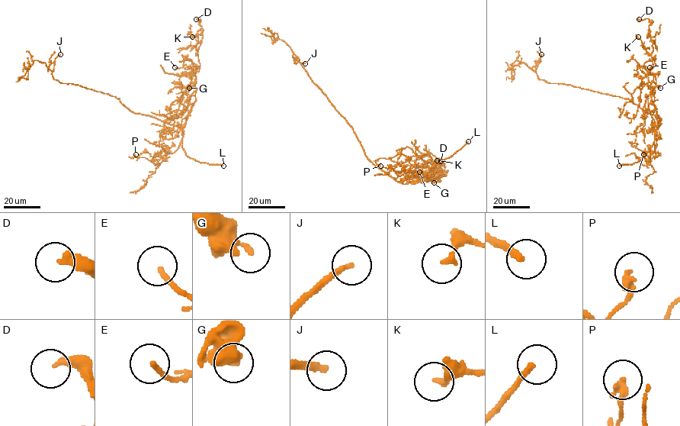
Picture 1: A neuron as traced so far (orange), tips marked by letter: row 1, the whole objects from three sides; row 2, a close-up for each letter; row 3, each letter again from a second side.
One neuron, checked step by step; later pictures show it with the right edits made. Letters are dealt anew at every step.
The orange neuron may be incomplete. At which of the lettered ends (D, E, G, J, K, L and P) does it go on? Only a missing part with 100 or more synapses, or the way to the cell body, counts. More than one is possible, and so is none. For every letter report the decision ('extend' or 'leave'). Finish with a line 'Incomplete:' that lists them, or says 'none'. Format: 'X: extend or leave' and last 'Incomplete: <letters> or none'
D: leave
E: leave
G: leave
J: extend
K: leave
L: extend
P: leave
Incomplete: J, L

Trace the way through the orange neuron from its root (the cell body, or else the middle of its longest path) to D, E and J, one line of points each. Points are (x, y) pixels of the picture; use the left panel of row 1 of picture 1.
D: (128, 108), (164, 121), (180, 117), (197, 88), (197, 50), (203, 34), (200, 19), (196, 19)
E: (128, 108), (164, 121), (180, 117), (197, 88), (195, 88), (194, 70), (174, 67)
J: (128, 108), (119, 98), (107, 94), (55, 80), (52, 75), (54, 61), (60, 54)

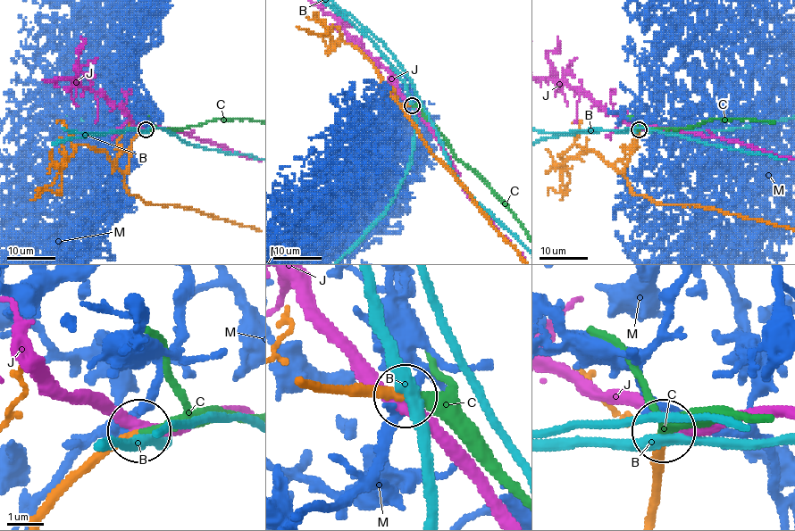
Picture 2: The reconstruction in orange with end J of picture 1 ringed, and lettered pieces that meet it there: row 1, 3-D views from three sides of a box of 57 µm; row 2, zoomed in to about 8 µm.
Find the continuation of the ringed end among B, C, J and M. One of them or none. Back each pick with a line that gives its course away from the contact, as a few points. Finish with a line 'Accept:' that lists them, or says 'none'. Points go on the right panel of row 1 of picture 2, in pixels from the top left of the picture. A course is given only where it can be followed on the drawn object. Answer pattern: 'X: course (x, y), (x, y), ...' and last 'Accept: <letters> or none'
Accept: C

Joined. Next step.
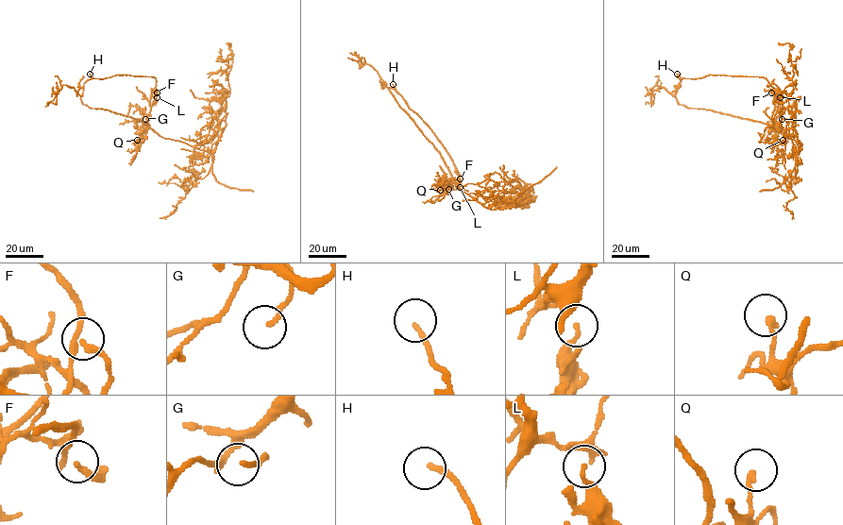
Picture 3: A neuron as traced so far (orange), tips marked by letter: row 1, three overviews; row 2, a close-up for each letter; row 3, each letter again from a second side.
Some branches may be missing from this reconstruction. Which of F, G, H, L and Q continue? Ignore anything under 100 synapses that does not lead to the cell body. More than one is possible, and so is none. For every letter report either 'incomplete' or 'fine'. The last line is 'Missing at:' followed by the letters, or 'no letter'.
F: fine
G: fine
H: incomplete
L: fine
Q: fine
Missing at: H

